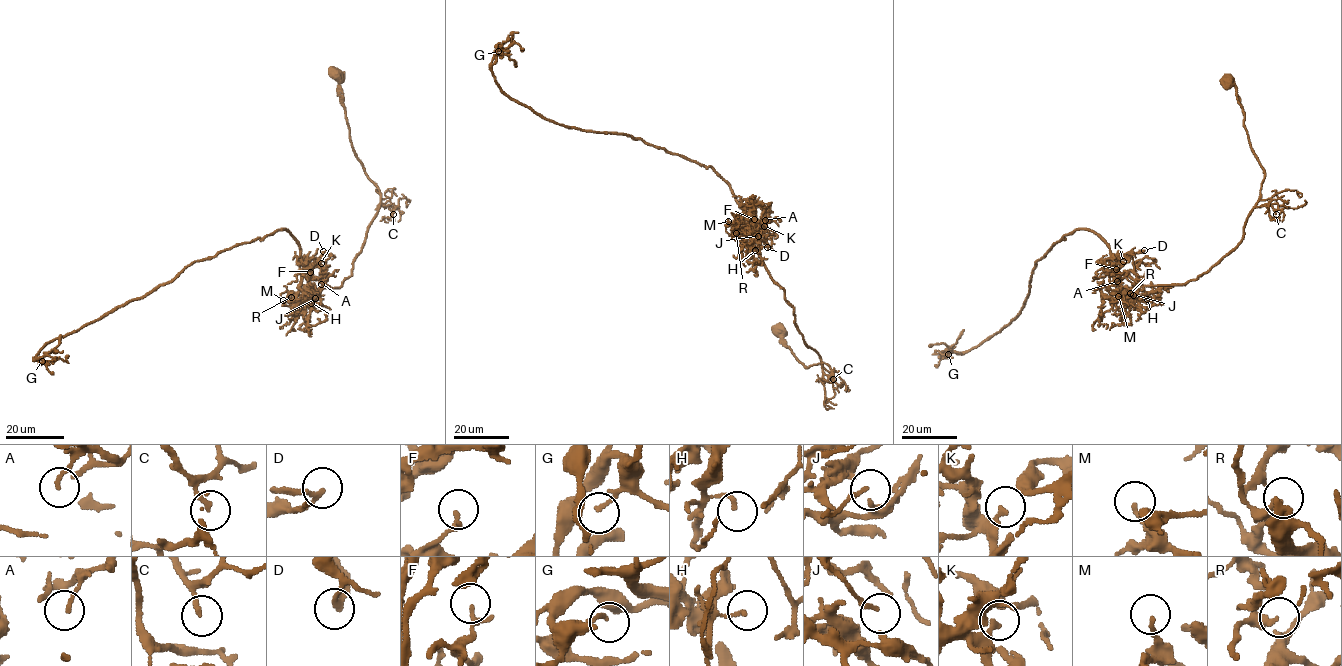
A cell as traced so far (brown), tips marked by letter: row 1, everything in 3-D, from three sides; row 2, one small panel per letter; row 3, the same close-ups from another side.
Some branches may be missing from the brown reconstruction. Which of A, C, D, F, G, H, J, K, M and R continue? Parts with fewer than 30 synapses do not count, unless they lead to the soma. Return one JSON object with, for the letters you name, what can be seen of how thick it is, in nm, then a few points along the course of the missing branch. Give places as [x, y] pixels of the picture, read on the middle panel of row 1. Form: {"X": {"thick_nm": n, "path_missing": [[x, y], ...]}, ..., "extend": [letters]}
{"A": {"thick_nm": 130}, "extend": ["A"]}

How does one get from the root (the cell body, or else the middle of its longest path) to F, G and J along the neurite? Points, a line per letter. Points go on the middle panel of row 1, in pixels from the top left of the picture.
F: (780, 330), (782, 341), (806, 368), (821, 362), (798, 330), (785, 291), (751, 242), (754, 219)
G: (780, 330), (806, 368), (821, 362), (747, 236), (744, 209), (710, 167), (537, 115), (496, 82), (498, 51)
J: (780, 330), (782, 341), (806, 368), (821, 362), (798, 330), (785, 291), (740, 230), (758, 236)

